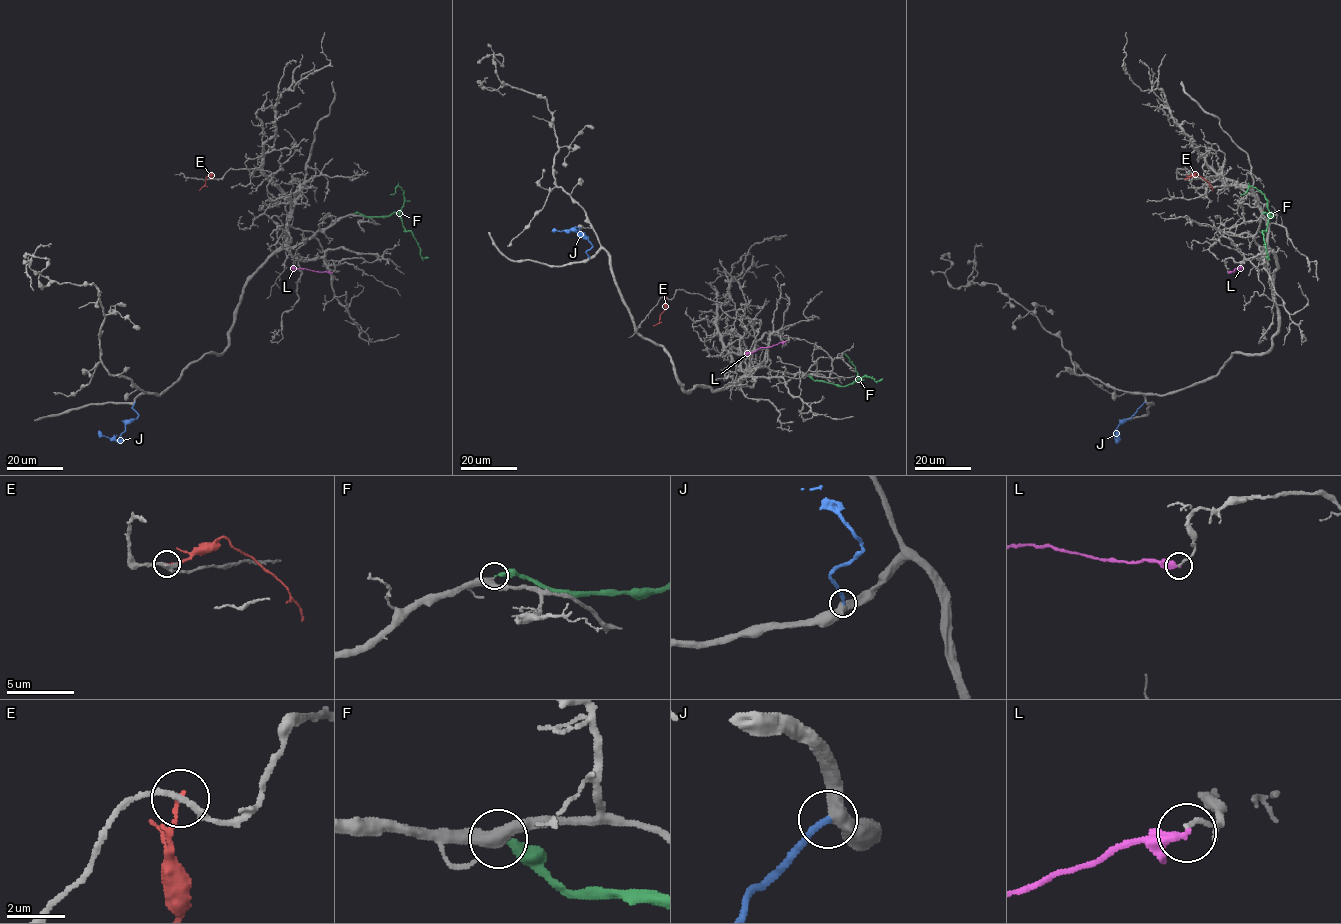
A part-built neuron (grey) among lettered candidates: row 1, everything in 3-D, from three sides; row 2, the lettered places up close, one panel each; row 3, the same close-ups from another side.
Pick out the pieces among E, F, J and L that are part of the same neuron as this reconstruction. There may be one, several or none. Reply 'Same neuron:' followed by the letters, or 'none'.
Same neuron: F, J

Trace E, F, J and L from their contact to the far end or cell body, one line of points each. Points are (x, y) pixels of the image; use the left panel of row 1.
E: (212, 178), (210, 173), (199, 190)
F: (353, 213), (386, 216), (397, 212), (402, 226), (411, 232), (420, 255), (429, 257)
J: (134, 402), (132, 408), (138, 416), (125, 425), (117, 439), (103, 436), (98, 431)
L: (331, 273), (290, 267)

